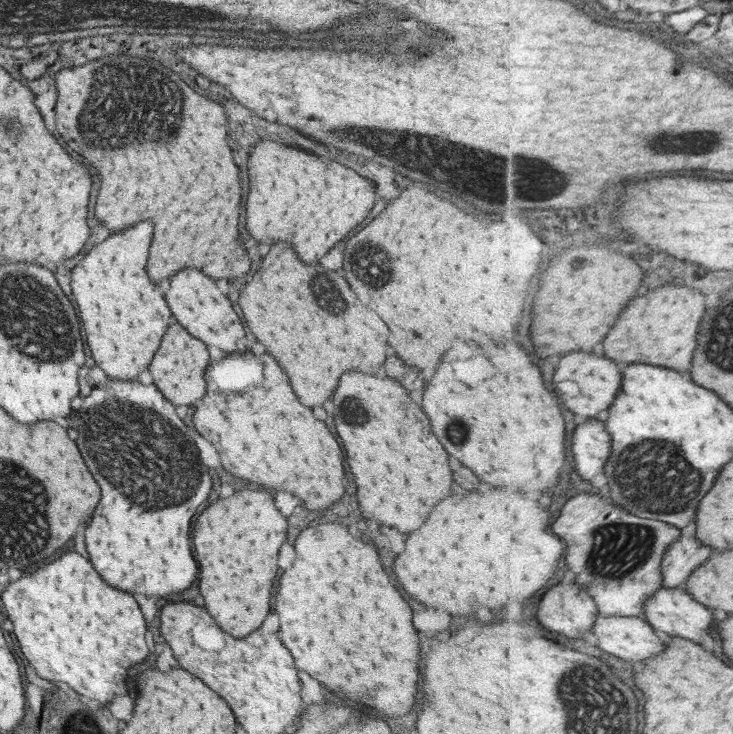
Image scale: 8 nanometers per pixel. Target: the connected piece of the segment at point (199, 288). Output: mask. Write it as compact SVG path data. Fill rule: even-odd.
M188 268L178 272L166 290L166 302L178 322L192 334L194 338L207 346L216 346L224 352L234 352L238 348L238 340L244 338L244 326L238 314L234 312L230 300L216 288L214 280L204 276L202 272Z

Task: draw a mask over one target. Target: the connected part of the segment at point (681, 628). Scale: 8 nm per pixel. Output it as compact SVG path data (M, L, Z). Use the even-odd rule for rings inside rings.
M665 586L654 596L650 596L646 603L646 618L656 630L662 630L671 636L690 638L694 642L704 642L704 638L710 634L710 628L714 624L714 612L708 610L706 604L702 604L686 586L673 588Z

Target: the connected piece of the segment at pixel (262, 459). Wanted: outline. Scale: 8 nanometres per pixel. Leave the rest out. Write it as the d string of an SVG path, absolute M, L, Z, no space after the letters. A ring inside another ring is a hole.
M230 354L220 362L209 361L205 381L208 392L202 398L202 406L198 404L196 412L192 412L194 424L198 432L216 448L226 470L240 476L242 480L296 494L298 498L302 498L308 510L316 512L334 506L344 496L344 456L338 440L332 436L328 426L314 416L310 408L298 402L296 394L290 388L286 372L272 356Z

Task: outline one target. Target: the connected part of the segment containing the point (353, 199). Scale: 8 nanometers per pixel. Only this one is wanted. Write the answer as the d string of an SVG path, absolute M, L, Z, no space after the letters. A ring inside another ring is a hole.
M260 142L258 146L254 146L248 160L248 170L250 170L250 194L246 198L248 232L252 234L254 240L264 244L274 244L278 240L290 242L298 236L296 254L304 264L316 264L322 256L326 256L332 246L344 240L346 234L350 234L356 226L360 226L368 218L376 202L377 190L374 181L362 178L352 168L346 168L334 160L312 156L278 142Z

